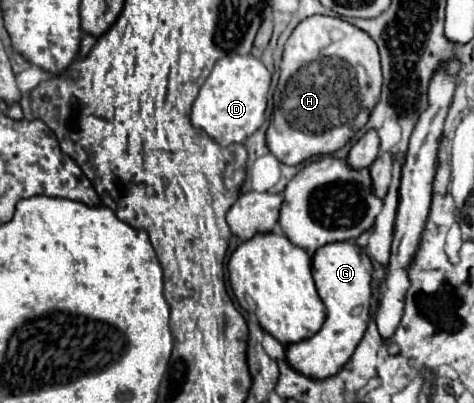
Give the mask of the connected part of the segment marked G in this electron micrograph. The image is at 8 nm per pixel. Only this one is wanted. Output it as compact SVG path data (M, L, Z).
M348 241L328 243L314 253L312 275L318 295L326 307L326 319L316 335L300 343L284 345L284 351L286 351L286 361L294 371L320 381L336 375L346 365L346 361L352 357L356 345L360 343L366 331L370 319L370 297L372 297L370 289L372 263L368 255L354 243Z

